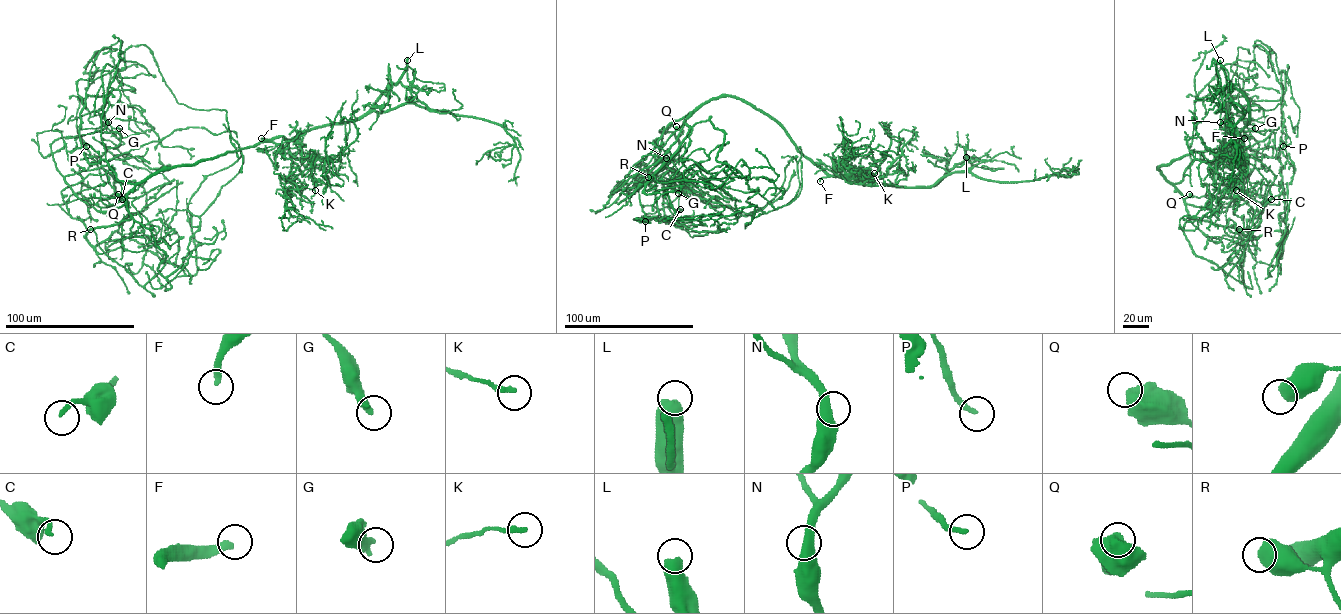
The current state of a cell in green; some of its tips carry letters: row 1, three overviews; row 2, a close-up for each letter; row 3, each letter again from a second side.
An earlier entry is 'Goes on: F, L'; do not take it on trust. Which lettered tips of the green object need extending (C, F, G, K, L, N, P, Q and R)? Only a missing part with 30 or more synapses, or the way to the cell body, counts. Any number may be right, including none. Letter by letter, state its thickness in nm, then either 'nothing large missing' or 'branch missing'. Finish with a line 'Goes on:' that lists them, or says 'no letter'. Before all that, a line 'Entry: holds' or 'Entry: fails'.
Entry: holds
C: calibre 200 nm; nothing large missing
F: calibre 280 nm; branch missing
G: calibre 320 nm; nothing large missing
K: calibre 240 nm; nothing large missing
L: calibre 600 nm; branch missing
N: calibre 440 nm; nothing large missing
P: calibre 200 nm; nothing large missing
Q: calibre 650 nm; nothing large missing
R: calibre 650 nm; nothing large missing
Goes on: F, L

